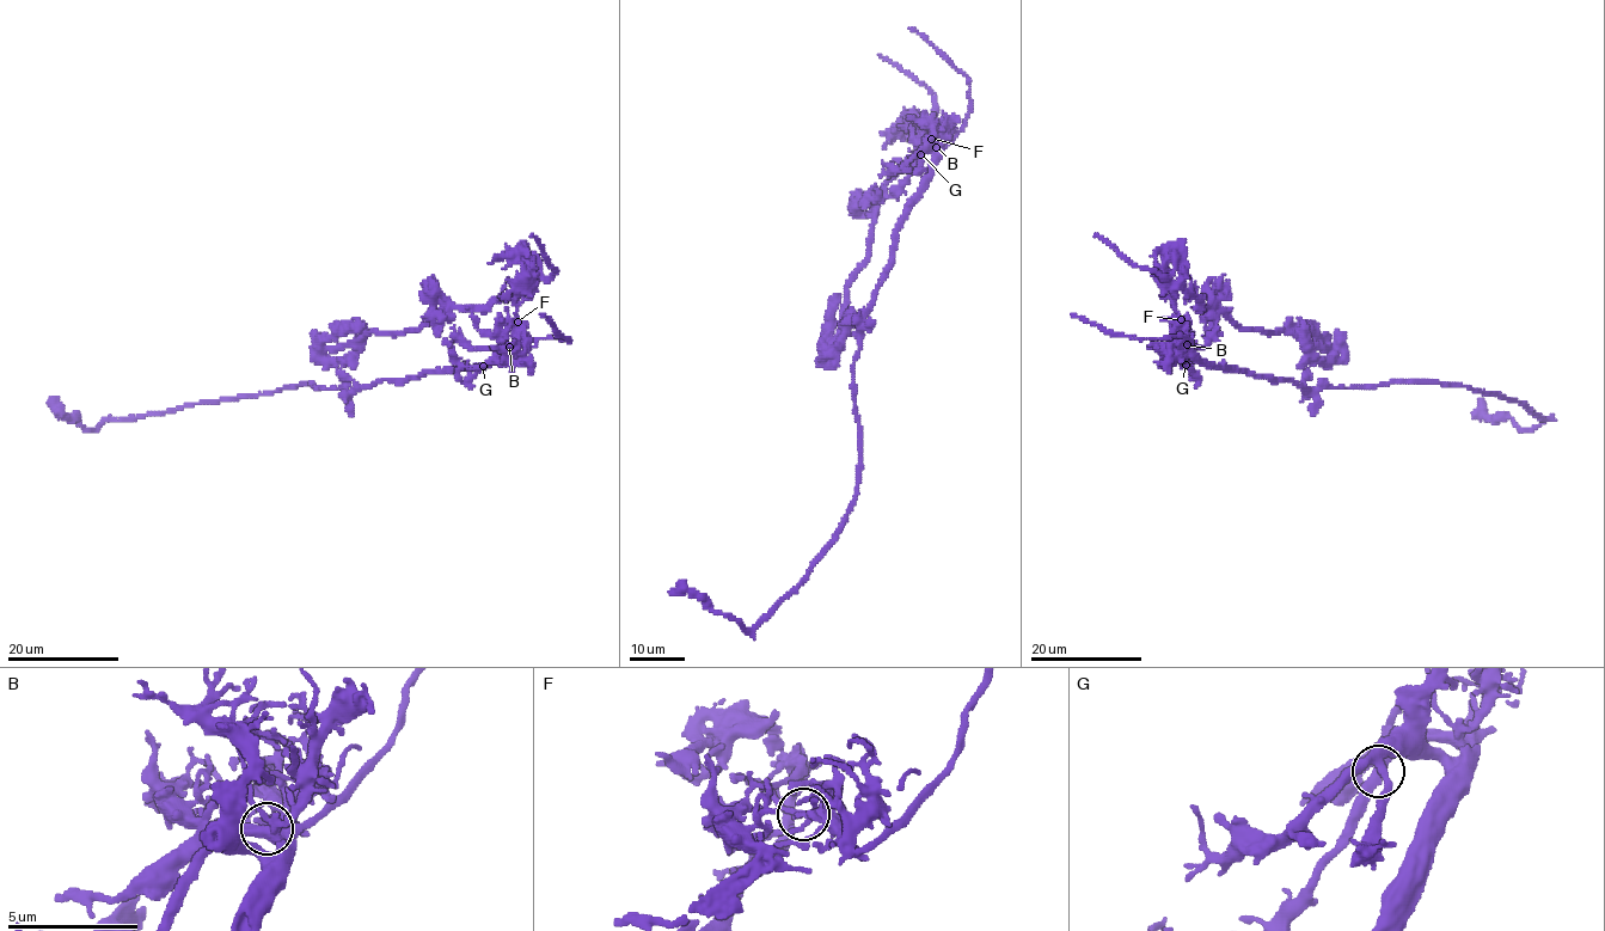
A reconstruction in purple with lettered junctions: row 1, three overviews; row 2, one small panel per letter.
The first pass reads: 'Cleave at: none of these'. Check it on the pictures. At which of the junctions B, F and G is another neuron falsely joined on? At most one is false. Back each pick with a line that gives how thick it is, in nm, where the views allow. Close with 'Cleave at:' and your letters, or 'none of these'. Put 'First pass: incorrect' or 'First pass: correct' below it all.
F: 240 nm thick
Cleave at: F
First pass: incorrect

